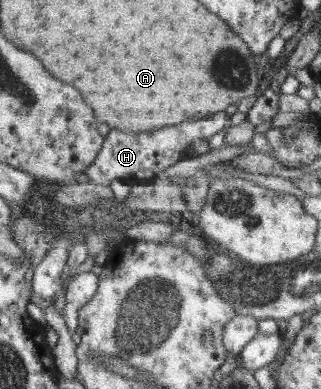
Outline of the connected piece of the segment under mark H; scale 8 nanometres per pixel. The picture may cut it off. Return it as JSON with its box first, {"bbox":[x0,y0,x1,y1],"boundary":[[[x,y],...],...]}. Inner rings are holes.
{"bbox":[87,112,229,185],"boundary":[[[219,112],[210,117],[202,119],[198,123],[180,123],[180,129],[176,127],[164,127],[158,131],[146,133],[124,133],[124,131],[112,131],[106,136],[105,147],[98,155],[97,161],[87,170],[87,175],[92,183],[110,185],[114,179],[127,181],[129,183],[150,182],[161,177],[168,167],[176,165],[180,155],[185,152],[186,143],[210,139],[212,135],[220,133],[228,127],[229,118],[225,112]],[[148,145],[148,147],[146,147]]]}

